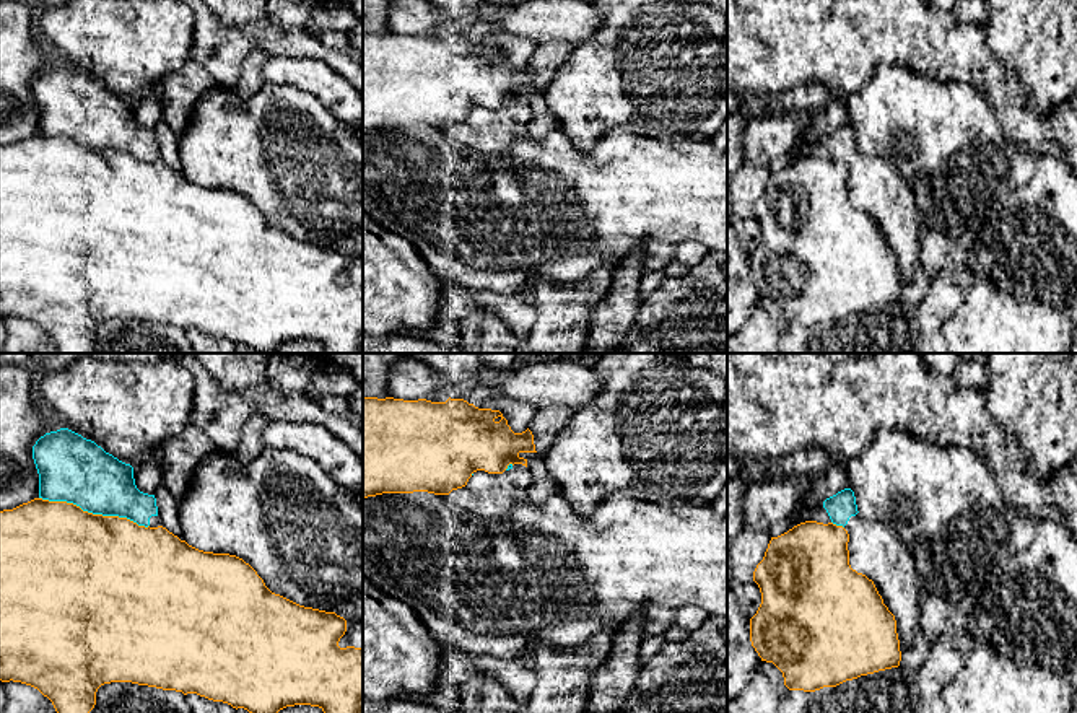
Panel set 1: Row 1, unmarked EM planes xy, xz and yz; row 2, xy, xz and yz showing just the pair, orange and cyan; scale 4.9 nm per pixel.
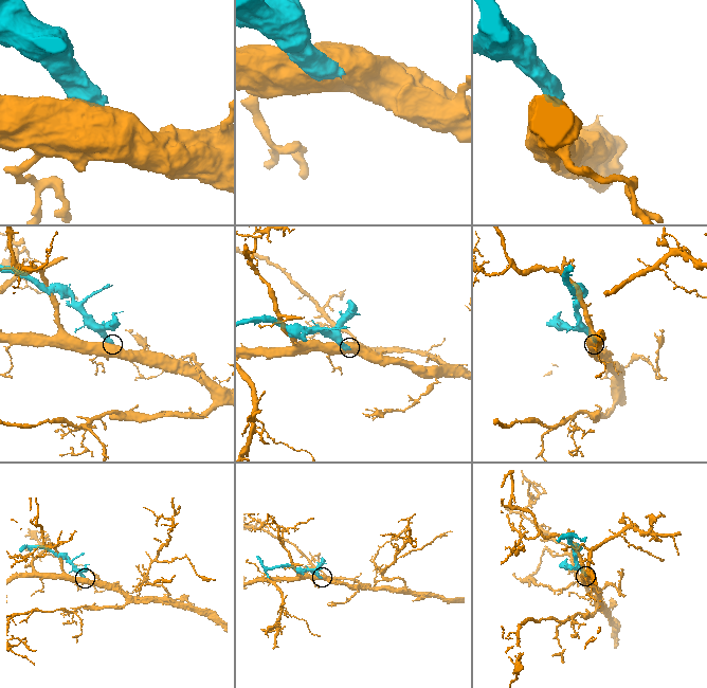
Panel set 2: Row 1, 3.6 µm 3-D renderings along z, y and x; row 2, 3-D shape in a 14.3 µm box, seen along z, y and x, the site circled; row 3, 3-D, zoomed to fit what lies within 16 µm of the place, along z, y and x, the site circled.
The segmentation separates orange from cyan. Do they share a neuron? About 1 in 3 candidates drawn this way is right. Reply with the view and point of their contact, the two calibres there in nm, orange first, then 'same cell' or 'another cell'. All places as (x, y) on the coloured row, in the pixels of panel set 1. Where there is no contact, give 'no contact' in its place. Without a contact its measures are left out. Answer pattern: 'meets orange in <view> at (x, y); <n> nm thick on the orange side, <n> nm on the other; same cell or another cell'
meets orange in xy at (95, 515); 500 nm thick on the orange side, 320 nm on the other; another cell

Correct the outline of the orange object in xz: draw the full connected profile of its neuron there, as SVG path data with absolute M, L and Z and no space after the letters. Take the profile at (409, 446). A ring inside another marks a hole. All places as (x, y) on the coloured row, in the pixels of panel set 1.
M363 397L363 498L413 492L449 495L465 487L477 470L503 474L509 464L527 467L521 453L537 453L534 435L529 428L514 433L499 410L451 397L446 402Z

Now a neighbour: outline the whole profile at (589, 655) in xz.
M607 628L566 650L527 650L517 659L535 674L527 702L512 698L501 682L478 674L464 684L457 708L460 713L586 713L592 676L607 659L615 633Z

